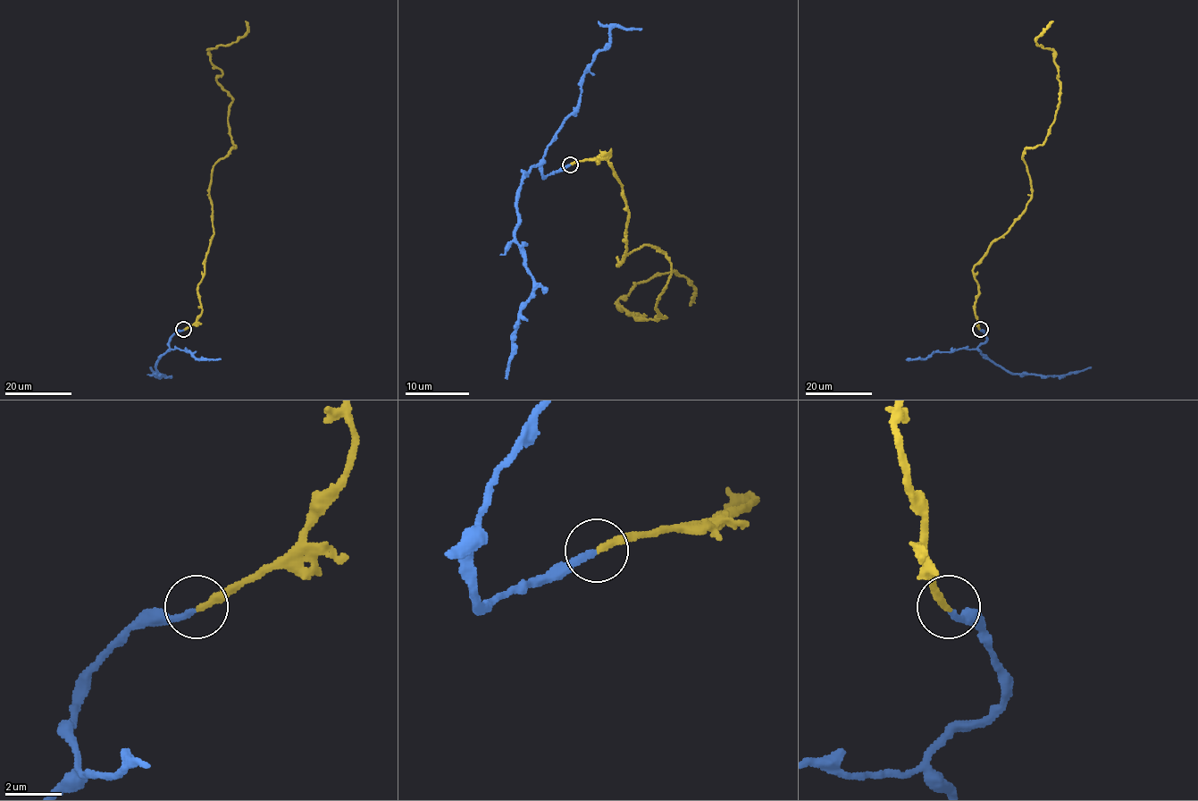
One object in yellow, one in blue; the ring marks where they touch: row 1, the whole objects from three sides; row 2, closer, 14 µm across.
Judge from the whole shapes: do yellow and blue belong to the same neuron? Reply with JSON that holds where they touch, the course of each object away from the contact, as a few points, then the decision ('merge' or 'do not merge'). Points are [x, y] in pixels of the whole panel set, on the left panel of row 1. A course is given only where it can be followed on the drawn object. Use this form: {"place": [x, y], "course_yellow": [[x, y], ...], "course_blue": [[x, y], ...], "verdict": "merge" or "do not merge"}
{"place": [183, 329], "course_yellow": [[183, 329], [201, 313], [213, 166], [235, 147], [232, 96], [208, 51], [236, 42], [245, 21]], "course_blue": [[183, 330], [179, 330], [171, 338], [168, 350], [156, 364], [155, 375], [164, 375], [157, 375], [150, 366]], "verdict": "merge"}

